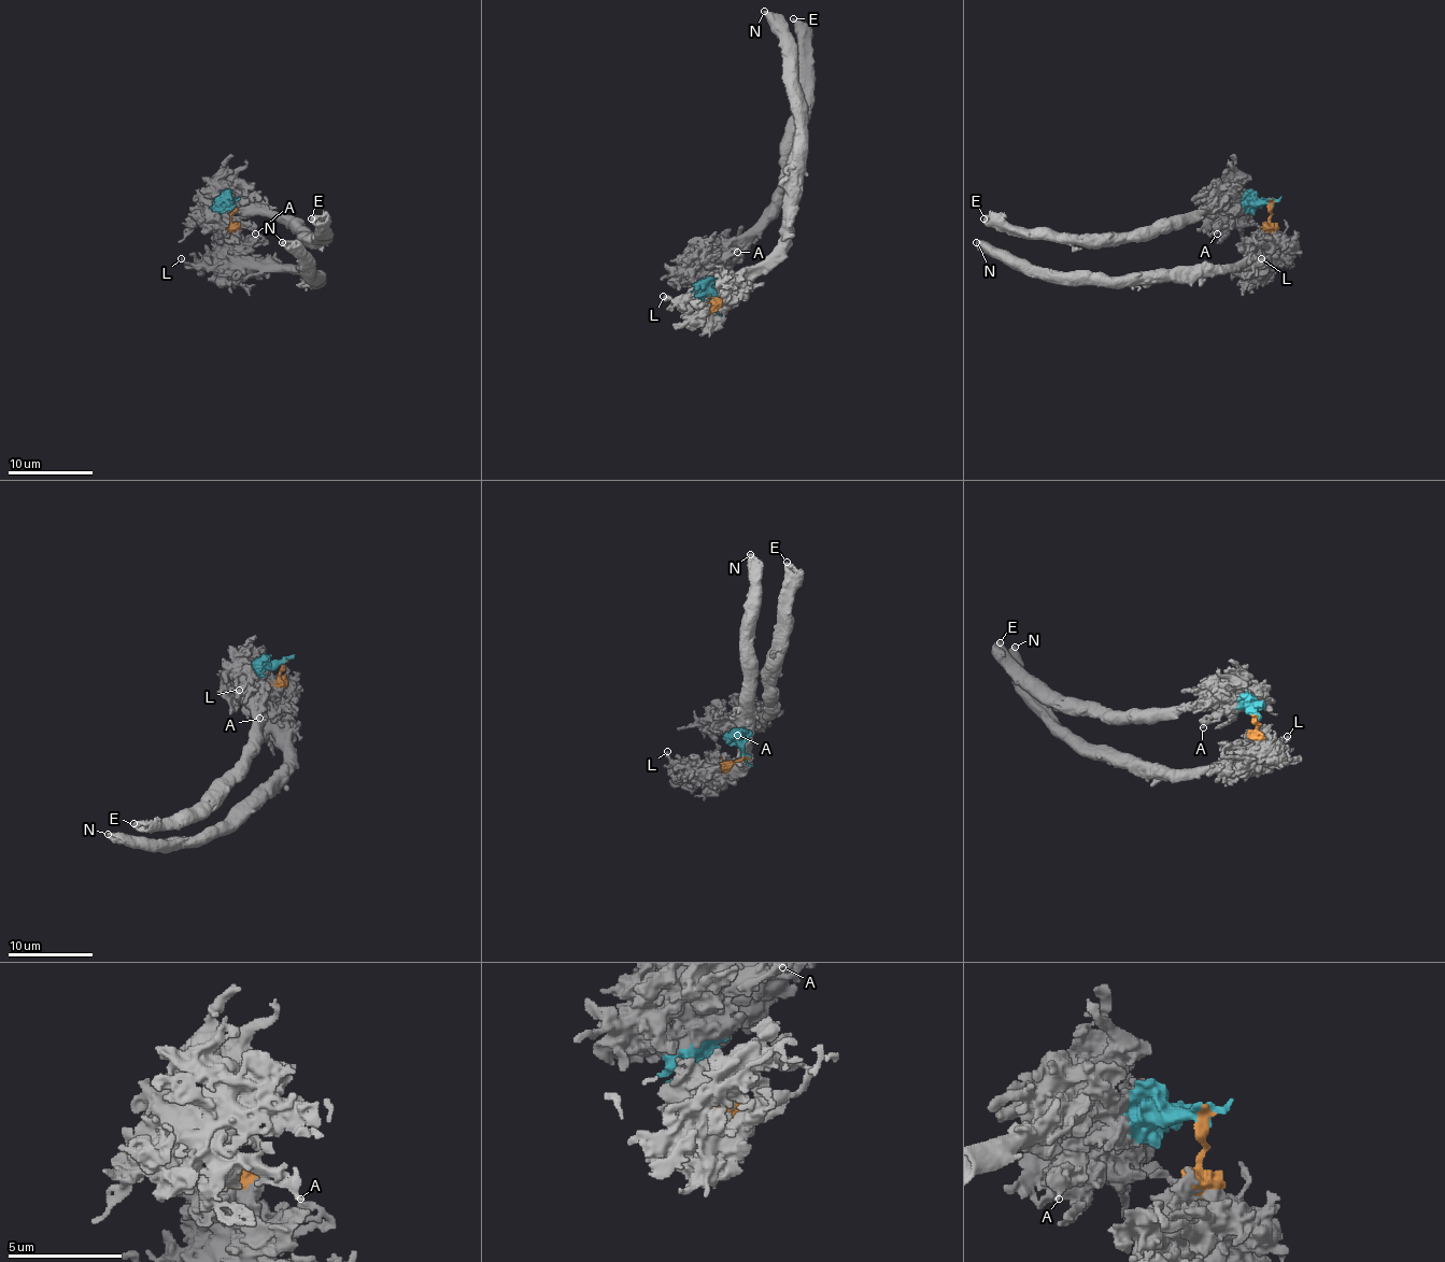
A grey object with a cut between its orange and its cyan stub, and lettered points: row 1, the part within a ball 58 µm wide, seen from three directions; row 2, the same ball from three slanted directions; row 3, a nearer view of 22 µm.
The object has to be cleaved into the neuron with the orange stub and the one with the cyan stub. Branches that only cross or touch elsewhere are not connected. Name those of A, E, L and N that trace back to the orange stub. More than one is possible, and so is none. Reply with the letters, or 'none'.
L, N

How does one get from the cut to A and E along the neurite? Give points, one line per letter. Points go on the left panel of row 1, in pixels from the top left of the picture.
A: (232, 201), (228, 208), (256, 232)
E: (232, 201), (228, 203), (256, 206), (275, 214), (298, 235), (315, 235), (311, 218)

